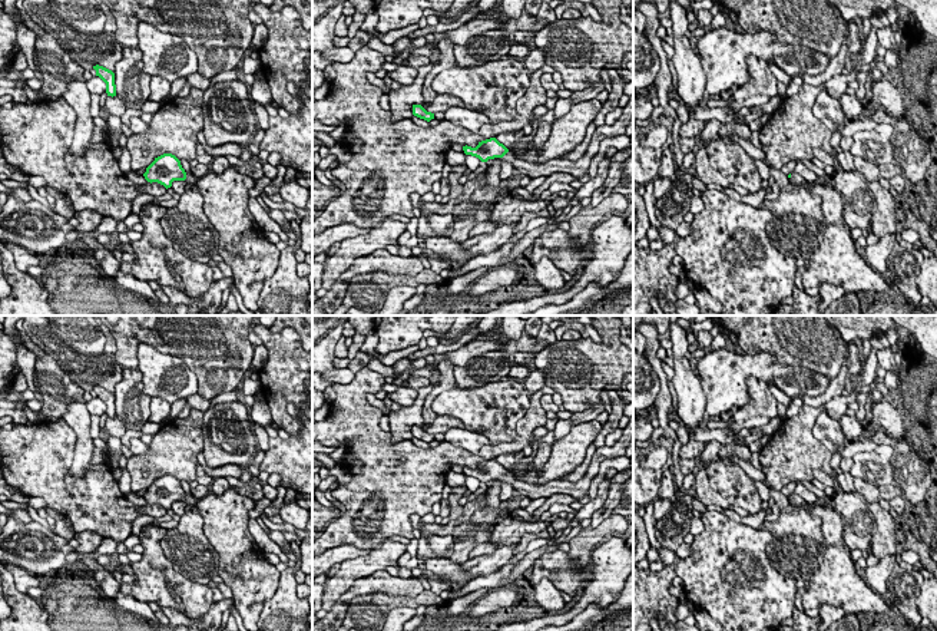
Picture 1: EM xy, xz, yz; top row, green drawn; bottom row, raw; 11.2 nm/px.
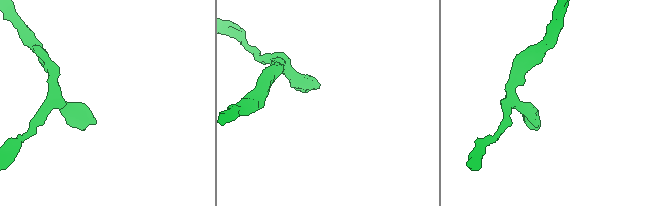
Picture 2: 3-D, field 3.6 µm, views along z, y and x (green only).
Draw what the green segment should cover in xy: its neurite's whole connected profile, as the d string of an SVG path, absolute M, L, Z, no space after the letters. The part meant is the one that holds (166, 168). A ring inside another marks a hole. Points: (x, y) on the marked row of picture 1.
M163 153L146 168L143 174L148 182L158 182L166 189L172 186L173 181L185 181L186 184L196 184L198 178L192 172L186 172L181 161L172 153Z

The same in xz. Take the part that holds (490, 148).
M633 93L629 96L628 105L623 108L622 116L613 125L600 125L596 128L592 139L589 142L587 151L585 155L570 162L569 159L550 159L544 163L529 163L519 158L514 149L507 149L496 138L490 138L479 142L476 148L463 146L466 155L479 158L481 162L489 159L501 158L506 162L511 163L514 169L522 172L524 176L537 178L537 176L550 176L554 172L566 172L576 178L582 178L589 171L589 163L592 158L597 153L600 142L606 138L625 135L625 131L633 118Z

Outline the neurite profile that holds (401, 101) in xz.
M433 63L420 66L418 75L411 85L401 85L398 90L390 90L390 112L393 116L393 122L400 122L404 119L413 119L413 106L423 105L423 85L424 77L431 70Z

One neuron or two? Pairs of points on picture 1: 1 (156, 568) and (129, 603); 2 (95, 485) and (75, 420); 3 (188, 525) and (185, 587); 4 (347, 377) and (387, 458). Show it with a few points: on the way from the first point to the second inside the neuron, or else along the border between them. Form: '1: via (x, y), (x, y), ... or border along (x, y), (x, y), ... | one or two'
1: border along (119, 584), (123, 592), (148, 604) | two
2: border along (76, 436), (72, 465), (65, 476), (68, 485) | two
3: border along (162, 551), (176, 571), (195, 582) | two
4: border along (356, 373), (348, 383), (335, 383) | two

